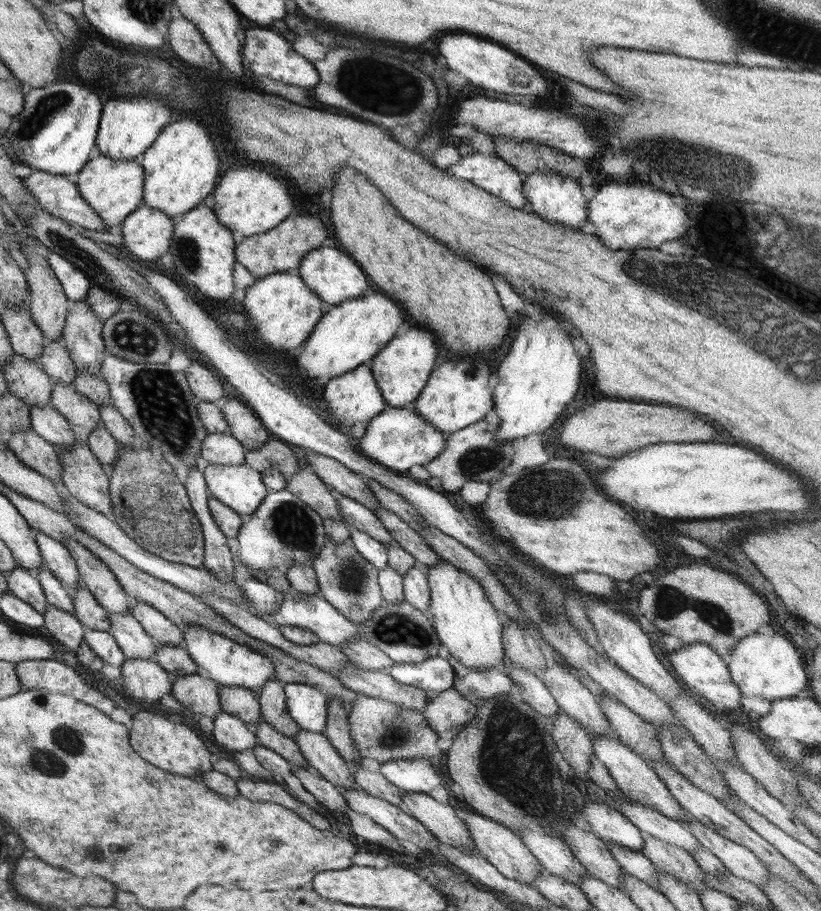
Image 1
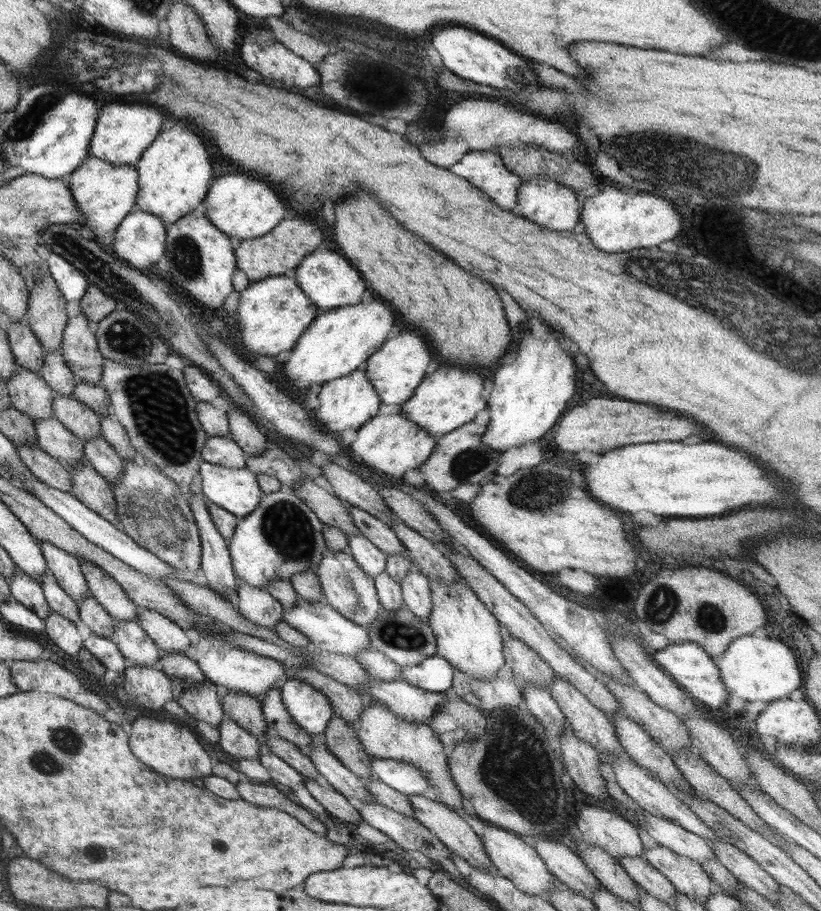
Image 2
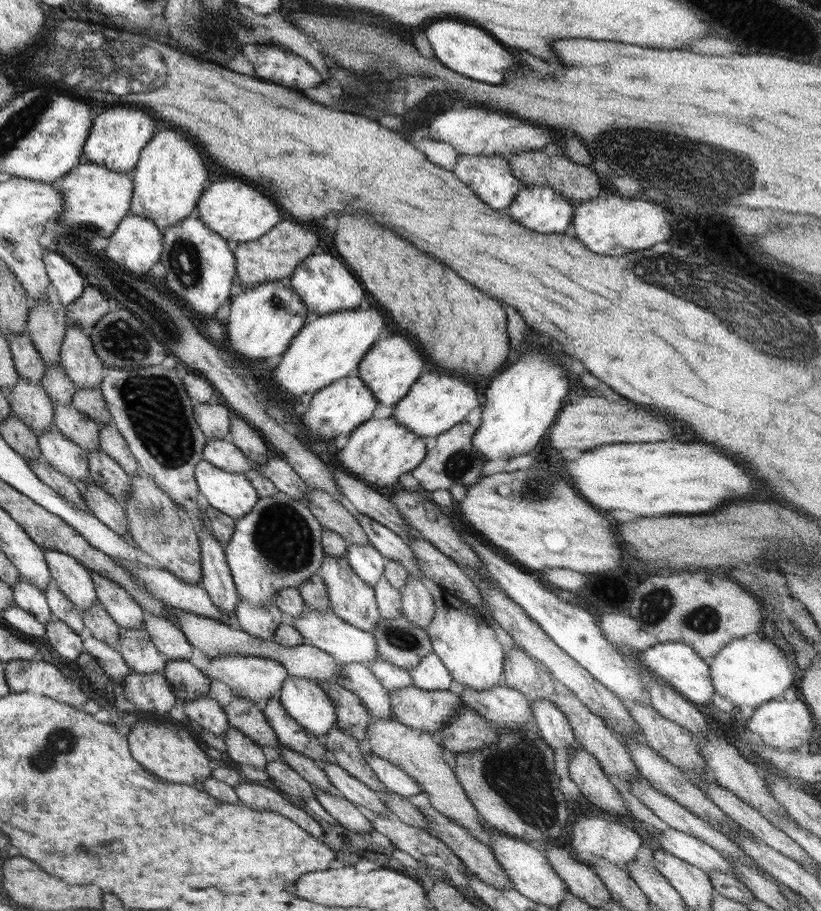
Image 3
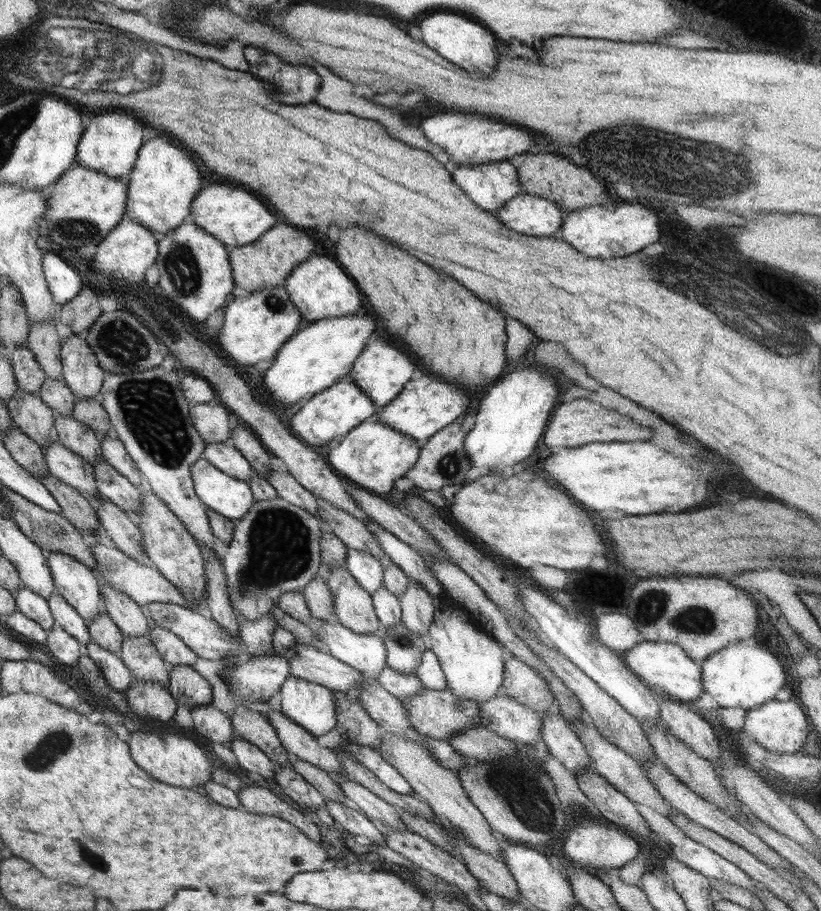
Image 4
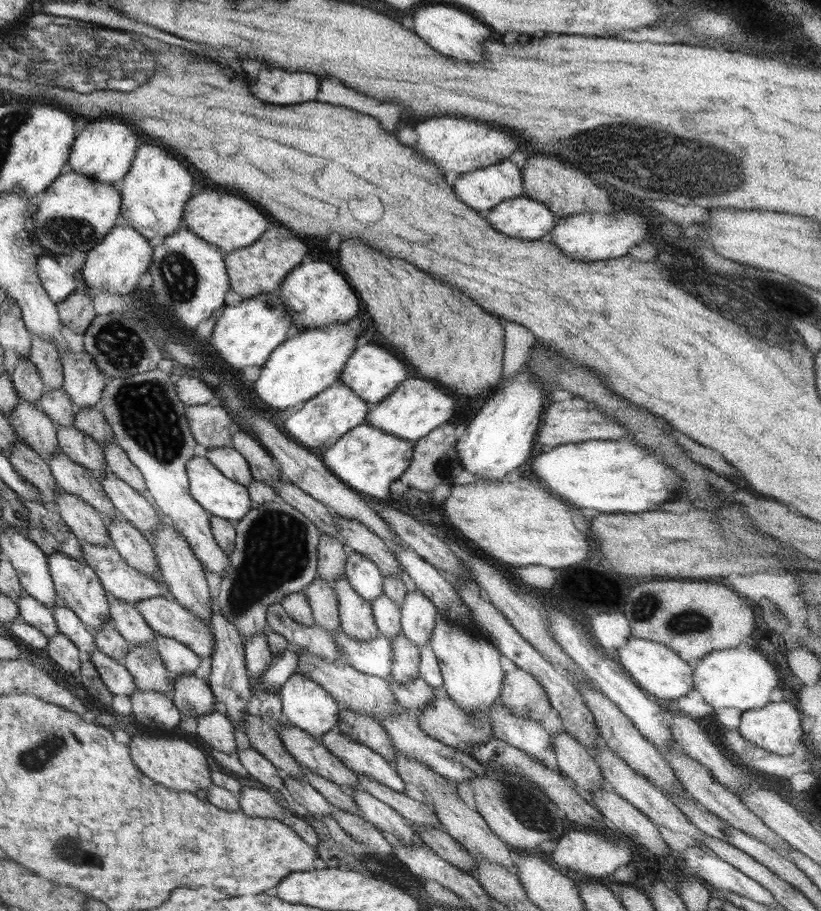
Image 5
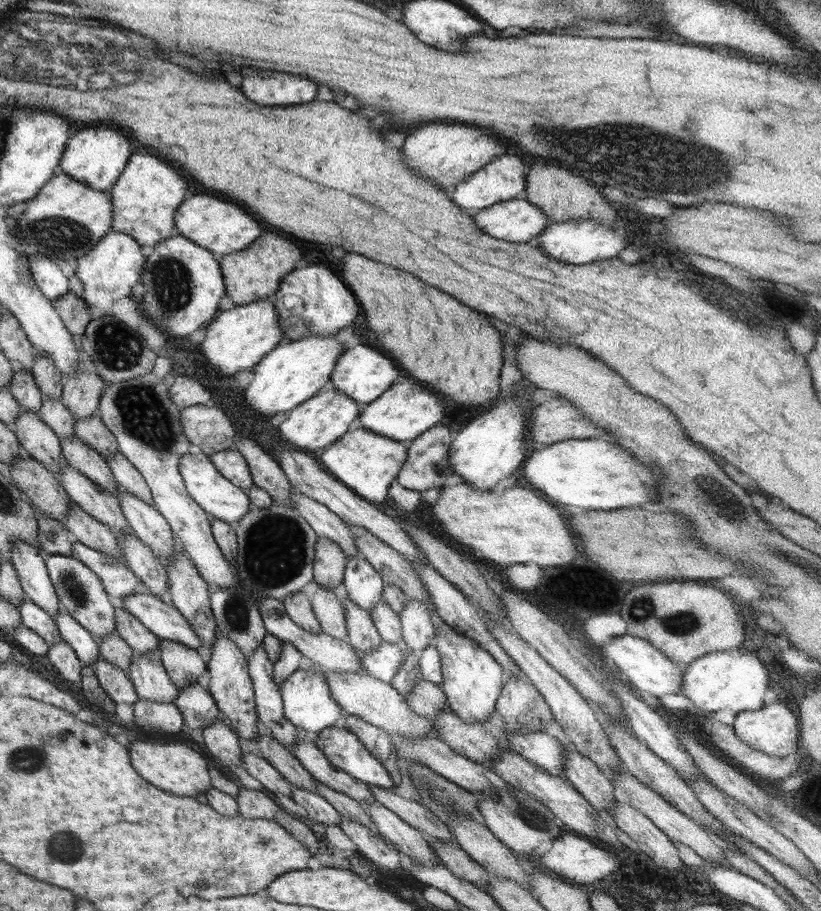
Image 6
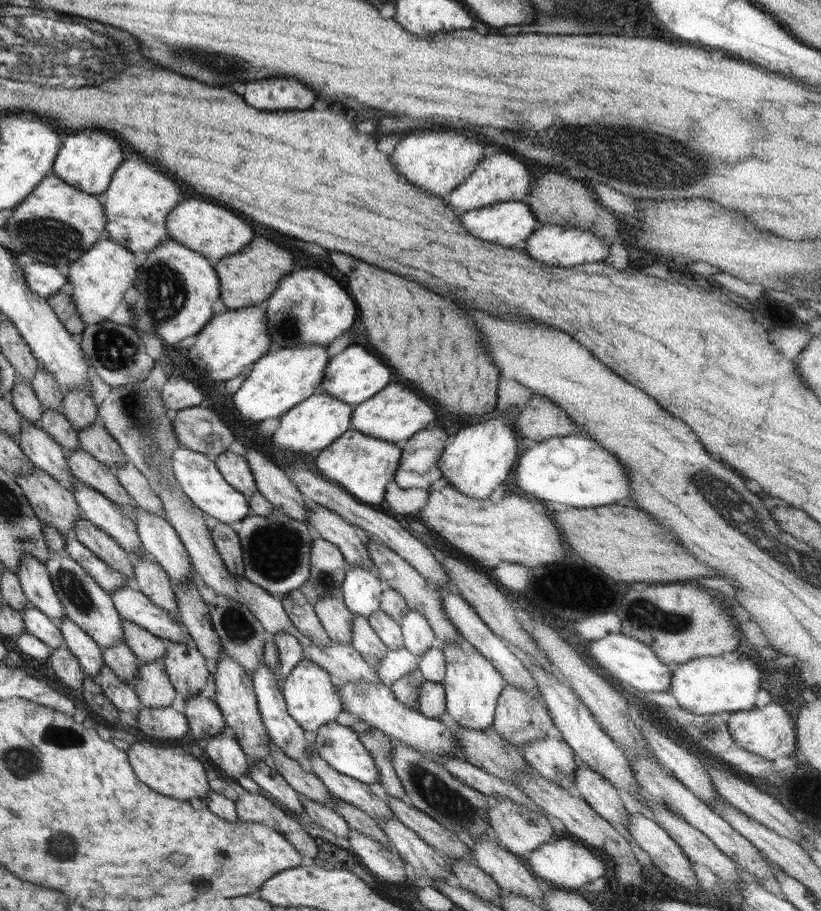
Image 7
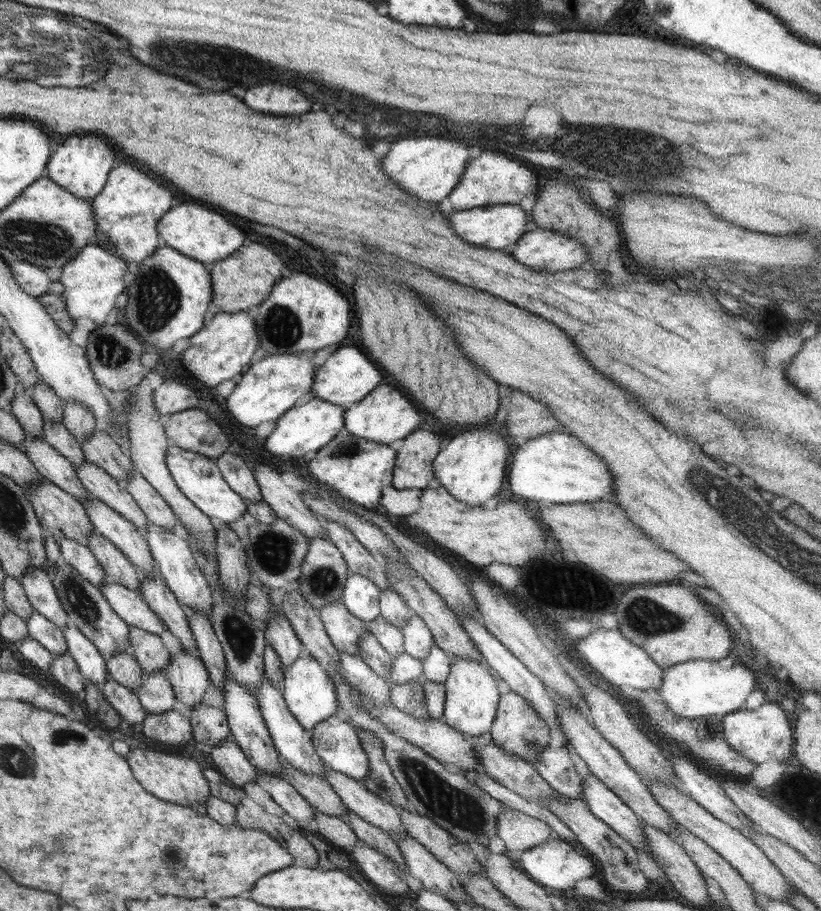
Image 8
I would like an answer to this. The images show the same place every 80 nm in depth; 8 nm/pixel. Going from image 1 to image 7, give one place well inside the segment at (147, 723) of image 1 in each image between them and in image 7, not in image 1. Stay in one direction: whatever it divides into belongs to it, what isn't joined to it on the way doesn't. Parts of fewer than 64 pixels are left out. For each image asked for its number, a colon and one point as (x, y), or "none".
2: (172, 750)
3: (168, 750)
4: (164, 754)
5: (173, 762)
6: (174, 767)
7: (169, 770)

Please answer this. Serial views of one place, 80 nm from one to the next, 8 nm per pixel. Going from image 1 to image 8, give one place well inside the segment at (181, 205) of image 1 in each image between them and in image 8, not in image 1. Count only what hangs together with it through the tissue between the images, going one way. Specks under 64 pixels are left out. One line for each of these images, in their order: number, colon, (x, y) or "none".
2: (175, 172)
3: (170, 177)
4: (165, 180)
5: (155, 190)
6: (146, 196)
7: (137, 202)
8: (127, 211)

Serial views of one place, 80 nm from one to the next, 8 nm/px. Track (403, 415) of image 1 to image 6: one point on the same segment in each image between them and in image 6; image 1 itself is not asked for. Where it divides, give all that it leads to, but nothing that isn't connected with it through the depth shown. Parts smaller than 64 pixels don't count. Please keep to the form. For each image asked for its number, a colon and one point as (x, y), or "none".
2: (391, 445)
3: (380, 451)
4: (373, 456)
5: (366, 459)
6: (367, 463)

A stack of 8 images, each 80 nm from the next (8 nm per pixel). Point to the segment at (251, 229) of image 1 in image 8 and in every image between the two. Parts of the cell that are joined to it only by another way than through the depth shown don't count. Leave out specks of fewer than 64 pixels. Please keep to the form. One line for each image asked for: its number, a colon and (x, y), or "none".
2: (239, 206)
3: (238, 213)
4: (234, 217)
5: (222, 220)
6: (214, 224)
7: (204, 226)
8: (198, 232)

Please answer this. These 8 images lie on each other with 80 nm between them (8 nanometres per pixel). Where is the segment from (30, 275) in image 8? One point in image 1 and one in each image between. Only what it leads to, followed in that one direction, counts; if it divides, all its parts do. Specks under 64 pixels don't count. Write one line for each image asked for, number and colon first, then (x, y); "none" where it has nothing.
1: (76, 284)
2: (72, 283)
3: (69, 283)
4: (65, 282)
5: (58, 284)
6: (50, 279)
7: (45, 280)

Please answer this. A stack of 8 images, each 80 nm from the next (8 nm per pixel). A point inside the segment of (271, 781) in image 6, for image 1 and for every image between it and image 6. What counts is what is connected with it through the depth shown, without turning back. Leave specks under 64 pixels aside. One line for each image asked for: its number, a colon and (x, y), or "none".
1: (229, 731)
2: (234, 740)
3: (241, 749)
4: (251, 758)
5: (259, 767)

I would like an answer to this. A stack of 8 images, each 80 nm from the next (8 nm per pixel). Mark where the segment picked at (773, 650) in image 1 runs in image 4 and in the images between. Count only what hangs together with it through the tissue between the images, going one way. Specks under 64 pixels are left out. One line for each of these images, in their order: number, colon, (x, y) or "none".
2: (764, 669)
3: (747, 672)
4: (740, 678)

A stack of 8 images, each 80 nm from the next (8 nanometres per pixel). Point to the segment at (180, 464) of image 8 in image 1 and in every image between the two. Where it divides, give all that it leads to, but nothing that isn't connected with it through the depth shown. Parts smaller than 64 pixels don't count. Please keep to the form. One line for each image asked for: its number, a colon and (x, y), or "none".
1: (241, 488)
2: (236, 490)
3: (233, 494)
4: (229, 497)
5: (221, 497)
6: (218, 497)
7: (198, 477)

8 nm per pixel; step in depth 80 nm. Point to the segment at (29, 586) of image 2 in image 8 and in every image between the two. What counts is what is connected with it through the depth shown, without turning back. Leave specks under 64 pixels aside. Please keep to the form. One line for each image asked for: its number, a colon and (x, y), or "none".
3: (28, 597)
4: (36, 608)
5: (34, 613)
6: (33, 617)
7: (36, 623)
8: (44, 632)

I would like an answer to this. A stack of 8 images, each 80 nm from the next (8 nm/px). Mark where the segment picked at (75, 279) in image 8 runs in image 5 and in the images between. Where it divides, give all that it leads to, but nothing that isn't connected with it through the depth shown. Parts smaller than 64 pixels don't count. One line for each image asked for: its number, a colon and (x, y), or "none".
5: (115, 266)
6: (107, 273)
7: (99, 278)

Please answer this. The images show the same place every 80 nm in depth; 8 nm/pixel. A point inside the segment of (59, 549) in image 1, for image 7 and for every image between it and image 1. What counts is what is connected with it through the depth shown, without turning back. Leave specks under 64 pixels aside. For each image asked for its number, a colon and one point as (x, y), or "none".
2: (66, 568)
3: (74, 579)
4: (78, 583)
5: (77, 585)
6: (81, 593)
7: (90, 607)

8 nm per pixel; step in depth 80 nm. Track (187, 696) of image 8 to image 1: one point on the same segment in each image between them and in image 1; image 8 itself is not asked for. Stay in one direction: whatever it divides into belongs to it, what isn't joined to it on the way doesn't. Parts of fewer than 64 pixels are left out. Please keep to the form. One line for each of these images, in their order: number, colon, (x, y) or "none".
1: (161, 628)
2: (172, 639)
3: (169, 640)
4: (171, 648)
5: (178, 658)
6: (184, 665)
7: (187, 670)

